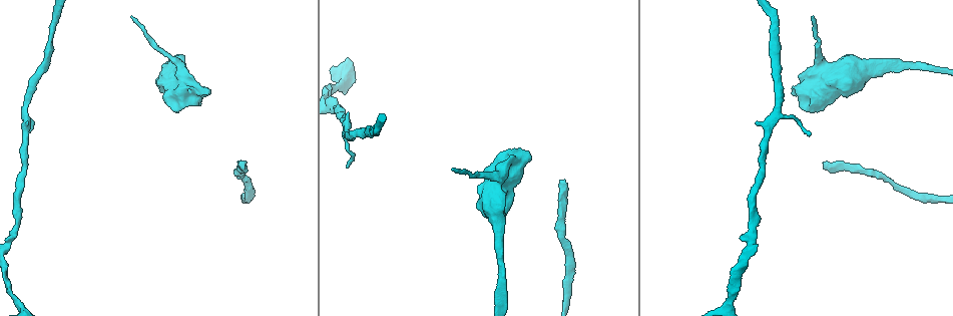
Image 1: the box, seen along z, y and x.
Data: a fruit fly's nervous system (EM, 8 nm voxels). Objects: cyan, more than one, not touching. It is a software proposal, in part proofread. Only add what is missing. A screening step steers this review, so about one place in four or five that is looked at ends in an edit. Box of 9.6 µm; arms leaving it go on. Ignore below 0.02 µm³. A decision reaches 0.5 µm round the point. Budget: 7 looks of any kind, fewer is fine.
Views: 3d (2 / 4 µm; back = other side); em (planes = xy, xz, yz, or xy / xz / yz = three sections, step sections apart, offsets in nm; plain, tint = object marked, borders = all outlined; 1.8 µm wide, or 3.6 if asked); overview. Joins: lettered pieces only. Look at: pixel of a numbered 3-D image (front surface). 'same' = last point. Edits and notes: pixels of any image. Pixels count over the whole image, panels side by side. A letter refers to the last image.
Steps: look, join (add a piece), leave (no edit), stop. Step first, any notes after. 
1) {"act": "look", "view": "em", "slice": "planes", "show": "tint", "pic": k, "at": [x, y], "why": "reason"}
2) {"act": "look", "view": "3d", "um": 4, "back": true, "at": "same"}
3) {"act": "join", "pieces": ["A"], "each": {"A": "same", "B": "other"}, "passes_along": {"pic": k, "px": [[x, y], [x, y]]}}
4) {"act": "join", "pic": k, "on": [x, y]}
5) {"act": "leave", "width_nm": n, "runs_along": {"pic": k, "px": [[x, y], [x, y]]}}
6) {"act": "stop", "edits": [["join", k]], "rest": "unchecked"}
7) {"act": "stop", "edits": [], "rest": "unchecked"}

{"act": "look", "view": "3d", "um": 4, "pic": 1, "at": [239, 164], "why": "free end"}

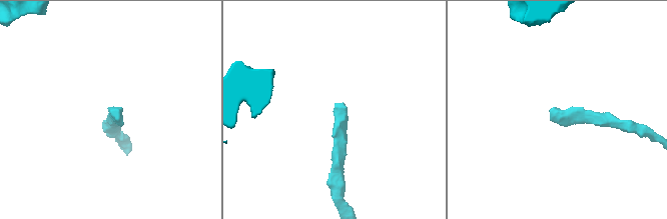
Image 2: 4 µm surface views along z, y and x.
{"act": "look", "view": "em", "slice": "planes", "show": "borders", "pic": 2, "at": [109, 111]}

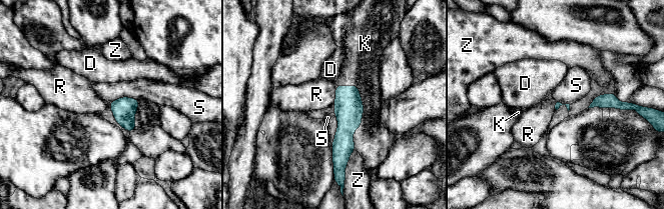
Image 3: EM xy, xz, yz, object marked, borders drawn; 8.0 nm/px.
{"act": "join", "pieces": ["K"], "longest_contact_nm": ["S", 240], "each": {"D": "other", "K": "same", "R": "other", "S": "other", "Z": "other"}, "found": "the neuron continues"}

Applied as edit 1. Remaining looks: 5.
{"act": "look", "view": "em", "um": 3.6, "slice": "planes", "show": "borders", "pic": 1, "at": [197, 93], "why": "sudden change in width"}

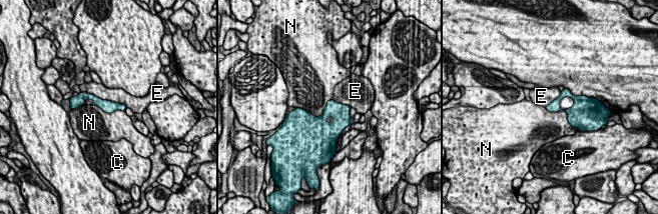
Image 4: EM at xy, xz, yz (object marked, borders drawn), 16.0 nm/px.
{"act": "leave", "each": {"C": "other", "E": "other", "N": "other"}, "runs_along": {"pic": 4, "px": [[77, 102], [93, 97], [122, 107]]}, "found": "no lettered piece goes on from it"}

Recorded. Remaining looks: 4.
{"act": "stop", "edits": [["join", 3]], "rest": "unchecked"}

